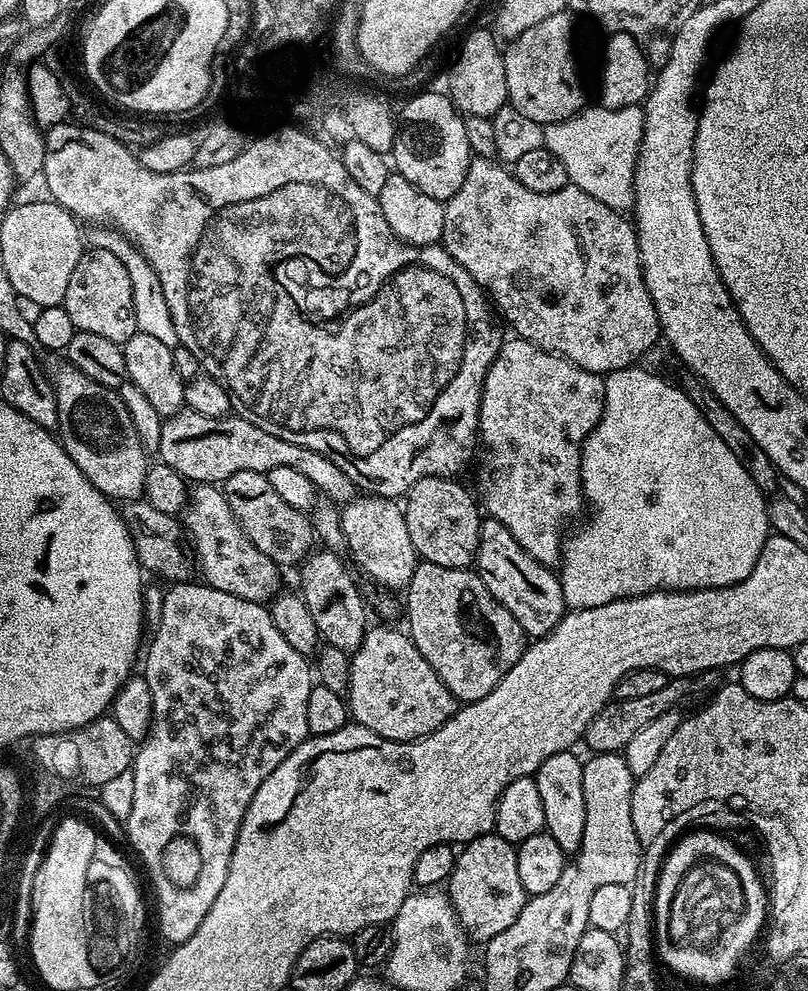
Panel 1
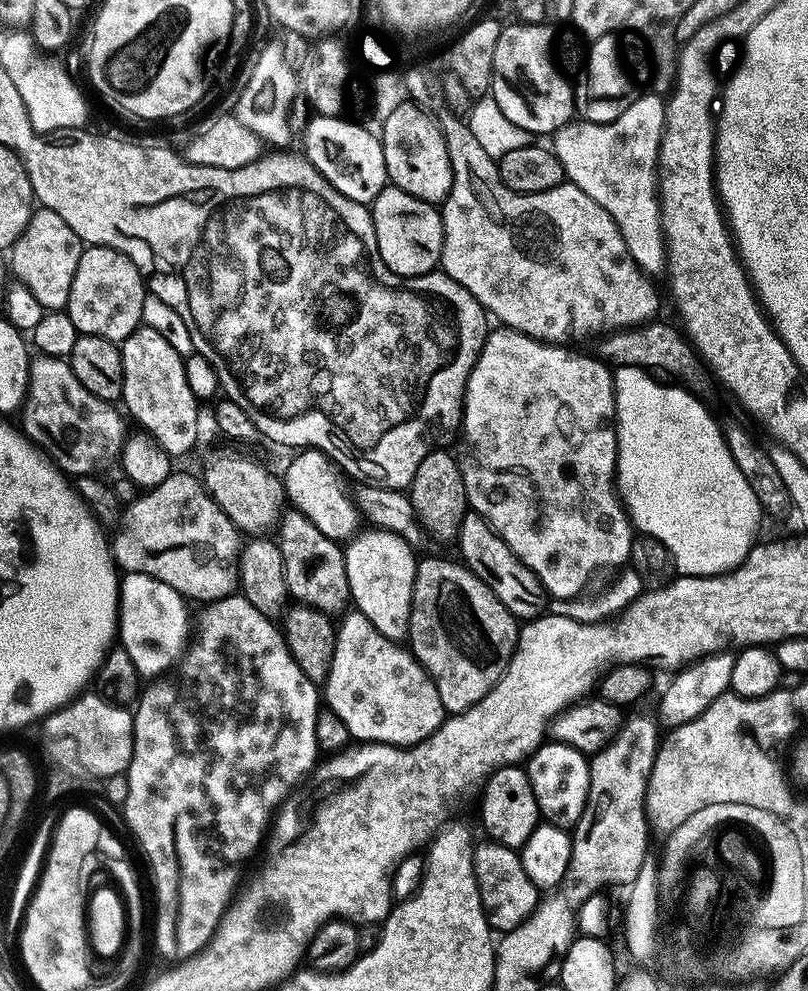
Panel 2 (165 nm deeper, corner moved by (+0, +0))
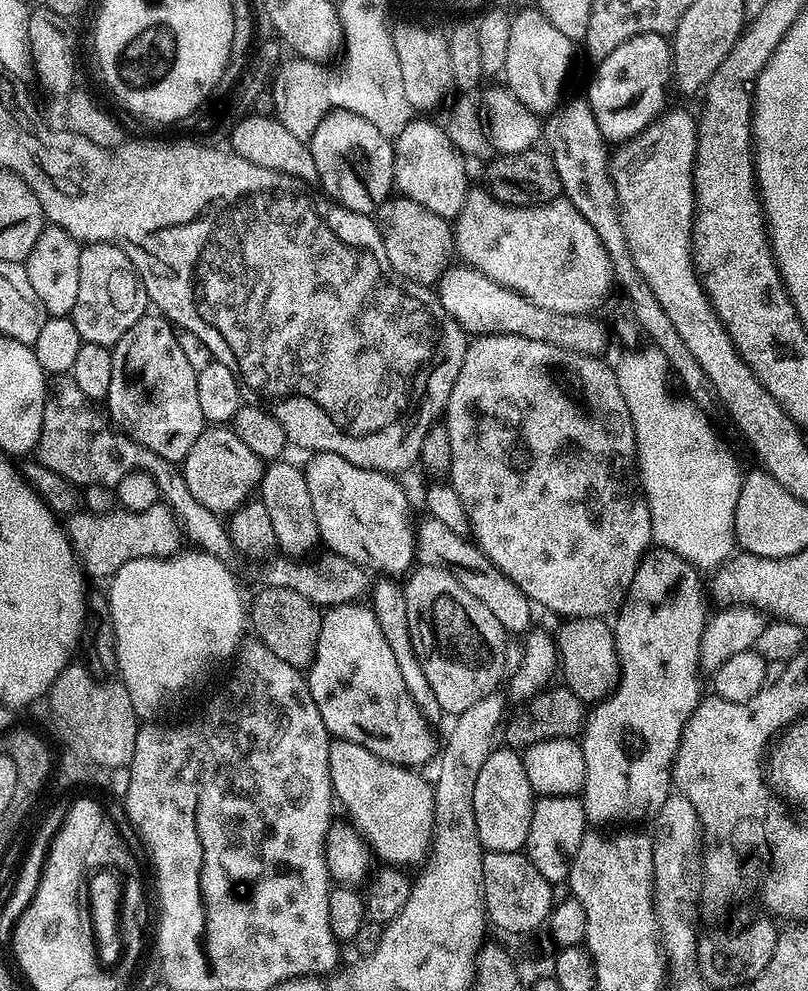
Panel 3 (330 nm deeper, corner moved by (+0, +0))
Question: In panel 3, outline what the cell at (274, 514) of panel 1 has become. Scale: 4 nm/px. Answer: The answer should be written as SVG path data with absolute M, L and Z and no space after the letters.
M228 426L205 427L204 432L198 434L198 442L190 446L190 454L186 454L182 461L184 481L190 494L194 494L194 498L198 498L202 506L217 514L231 514L238 505L249 499L257 491L260 479L264 477L265 467L265 461L260 460L258 454L254 454L254 450L250 450L250 446L246 446L246 442L242 442L236 431Z

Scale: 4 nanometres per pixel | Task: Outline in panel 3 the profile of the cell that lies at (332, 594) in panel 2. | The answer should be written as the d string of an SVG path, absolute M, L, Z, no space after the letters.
M281 458L269 463L264 469L264 477L260 479L258 485L258 498L266 506L266 511L270 514L270 522L274 525L274 538L279 549L290 558L300 558L312 548L312 543L317 543L320 531L314 518L314 506L310 502L310 486L306 486L304 468L295 468L292 464L287 464L287 459Z

